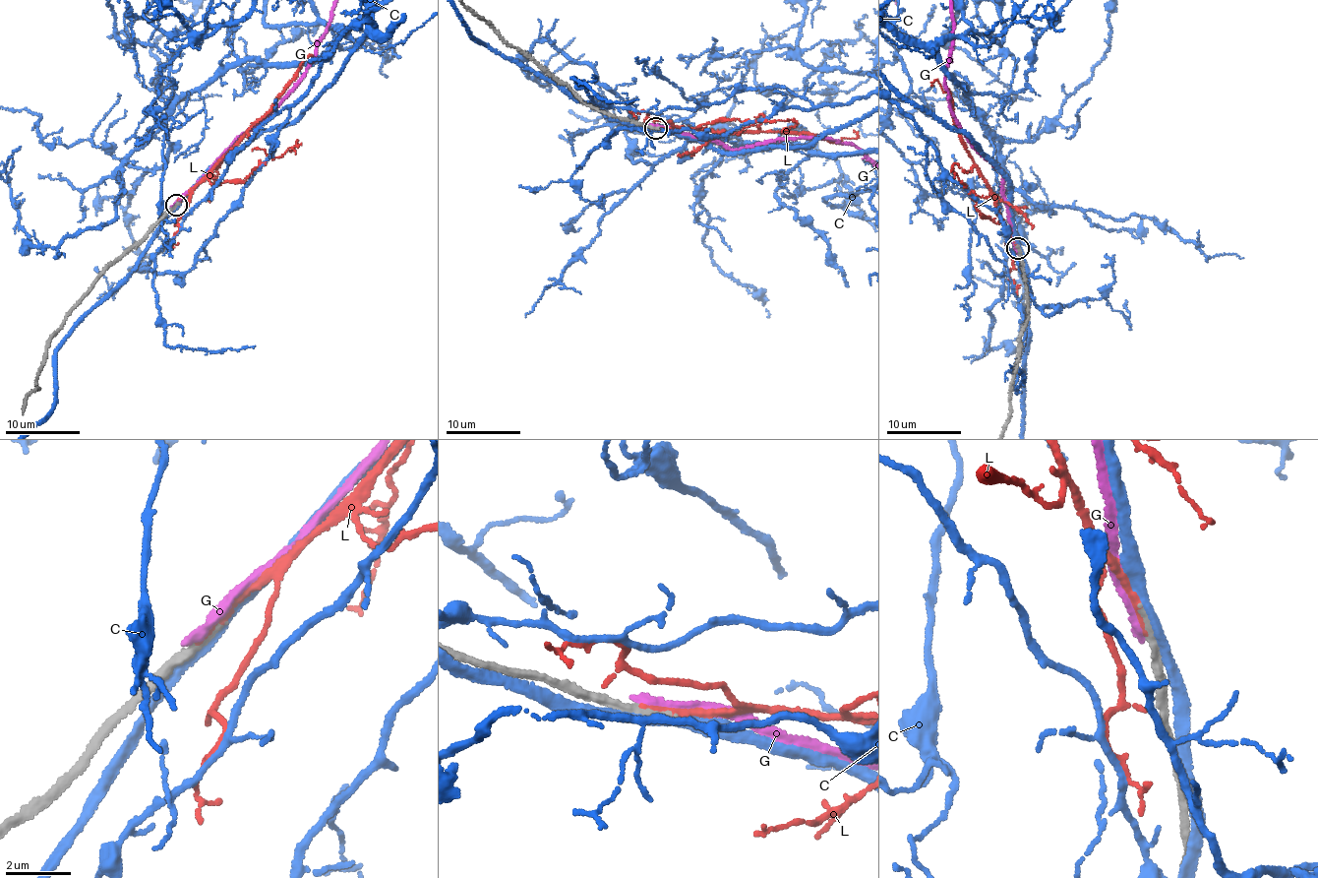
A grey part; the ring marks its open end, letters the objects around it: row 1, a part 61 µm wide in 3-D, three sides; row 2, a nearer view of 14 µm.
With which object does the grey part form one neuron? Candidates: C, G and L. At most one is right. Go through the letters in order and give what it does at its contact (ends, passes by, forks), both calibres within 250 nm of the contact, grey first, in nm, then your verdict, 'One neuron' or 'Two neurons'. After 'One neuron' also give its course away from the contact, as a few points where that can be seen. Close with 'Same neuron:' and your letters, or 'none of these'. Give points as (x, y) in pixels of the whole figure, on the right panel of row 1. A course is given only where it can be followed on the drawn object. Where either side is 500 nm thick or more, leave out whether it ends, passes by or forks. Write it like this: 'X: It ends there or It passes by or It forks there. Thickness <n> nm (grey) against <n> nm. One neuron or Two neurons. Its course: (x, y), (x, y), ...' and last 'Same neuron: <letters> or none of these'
C: It passes by. Thickness 280 nm (grey) against 300 nm. Two neurons
G: It ends there. Thickness 260 nm (grey) against 320 nm. Two neurons
L: It ends there. Thickness 240 nm (grey) against 200 nm. One neuron
Same neuron: L

